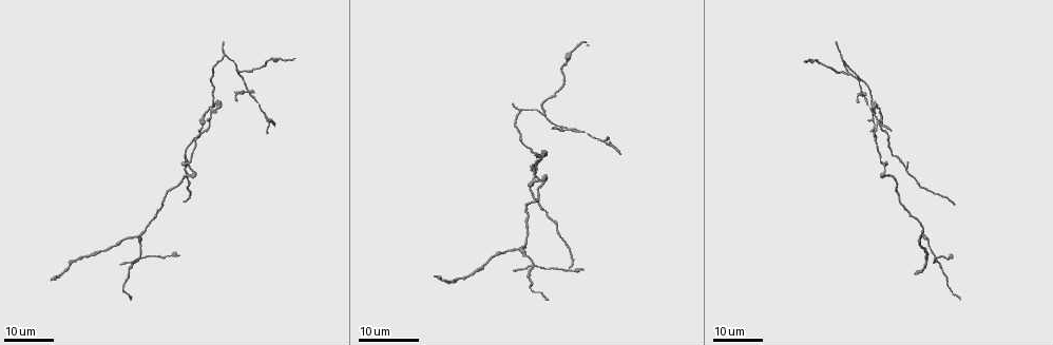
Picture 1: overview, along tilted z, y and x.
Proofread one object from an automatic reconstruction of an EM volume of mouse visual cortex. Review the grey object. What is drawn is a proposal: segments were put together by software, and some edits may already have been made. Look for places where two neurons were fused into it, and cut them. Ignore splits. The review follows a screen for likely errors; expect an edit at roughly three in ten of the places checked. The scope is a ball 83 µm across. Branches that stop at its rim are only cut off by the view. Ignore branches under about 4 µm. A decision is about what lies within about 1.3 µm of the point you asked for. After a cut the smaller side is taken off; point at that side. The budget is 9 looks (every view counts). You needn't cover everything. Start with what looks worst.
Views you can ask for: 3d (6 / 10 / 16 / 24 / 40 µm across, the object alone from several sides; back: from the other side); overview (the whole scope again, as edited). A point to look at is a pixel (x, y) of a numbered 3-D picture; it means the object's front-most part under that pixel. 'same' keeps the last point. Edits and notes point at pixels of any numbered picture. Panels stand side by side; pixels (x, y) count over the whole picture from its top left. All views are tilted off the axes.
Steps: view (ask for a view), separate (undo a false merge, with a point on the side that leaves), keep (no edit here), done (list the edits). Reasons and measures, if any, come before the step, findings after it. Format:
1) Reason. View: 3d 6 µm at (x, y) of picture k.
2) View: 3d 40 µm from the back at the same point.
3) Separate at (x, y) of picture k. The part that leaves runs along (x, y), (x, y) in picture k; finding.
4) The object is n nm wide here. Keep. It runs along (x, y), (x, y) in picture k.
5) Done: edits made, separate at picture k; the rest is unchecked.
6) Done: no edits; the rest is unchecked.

Four or more arms meet. View: 3d 24 µm at (568, 128) of picture 1.

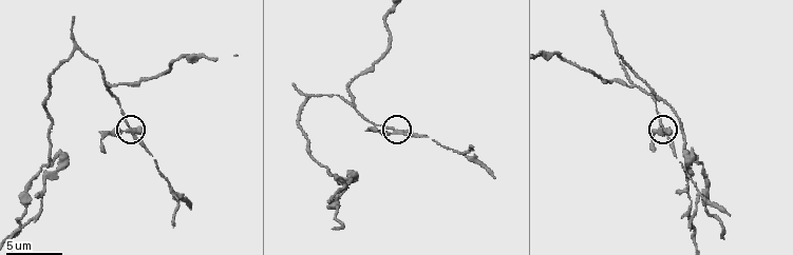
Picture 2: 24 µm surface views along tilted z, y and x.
View: 3d 6 µm at (395, 133) of picture 2.

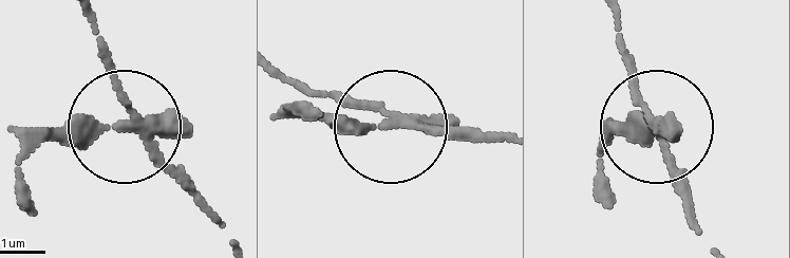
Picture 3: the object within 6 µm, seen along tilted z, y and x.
Other side. View: 3d 6 µm from the back at (397, 120) of picture 3.

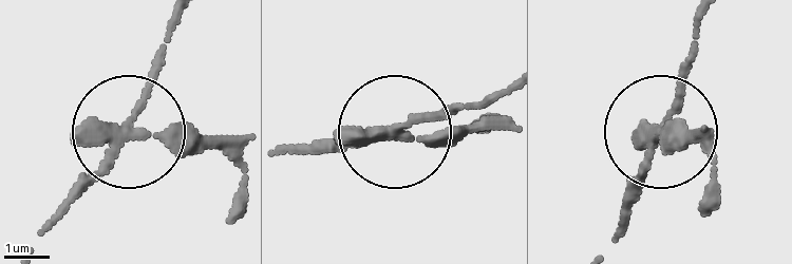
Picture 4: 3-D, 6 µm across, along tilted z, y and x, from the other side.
Separate at (181, 124) of picture 4. The part that leaves runs along (117, 131), (209, 140), (234, 168), (231, 221) in picture 4; two neurons meet here.

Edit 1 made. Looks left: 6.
A fork. View: 3d 24 µm at (935, 256) of picture 1.

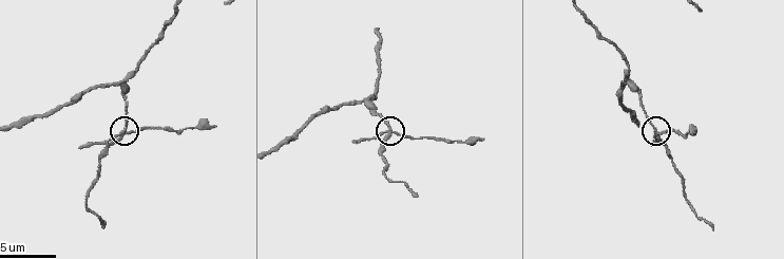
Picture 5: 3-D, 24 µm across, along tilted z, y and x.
Closer look. View: 3d 10 µm at (123, 134) of picture 5.

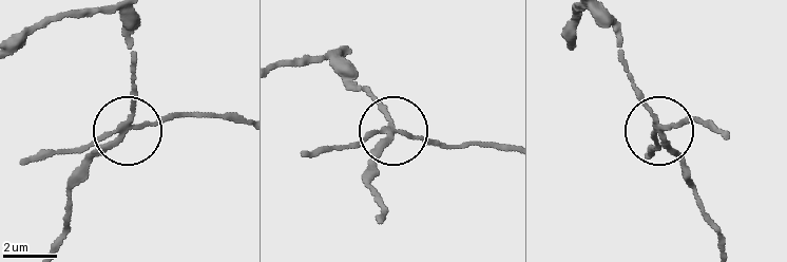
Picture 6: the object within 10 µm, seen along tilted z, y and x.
The object is 160 nm wide here. Separate at (159, 124) of picture 6. The part that leaves runs along (127, 130), (179, 114), (237, 114) in picture 6; a second neuron is stuck on.

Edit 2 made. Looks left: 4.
View: 3d 10 µm at (353, 98) of picture 2.

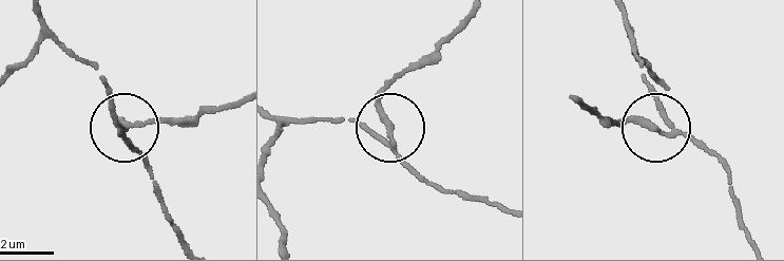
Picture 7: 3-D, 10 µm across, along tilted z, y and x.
Other side. View: 3d 10 µm from the back at (121, 132) of picture 7.

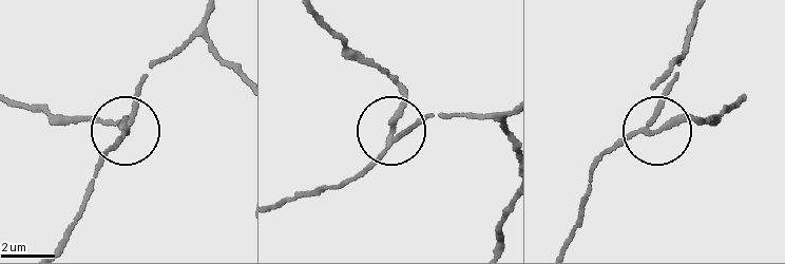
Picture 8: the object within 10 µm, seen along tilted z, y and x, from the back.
The side arm is 18 µm long. Separate at (401, 104) of picture 8. Two neurons meet here.

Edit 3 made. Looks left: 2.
Thin arm on a thick one. View: 3d 10 µm at (629, 82) of picture 5.

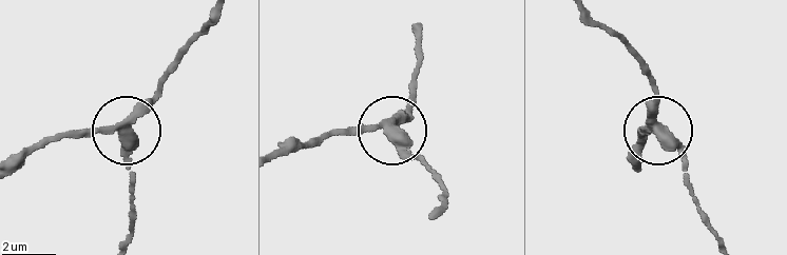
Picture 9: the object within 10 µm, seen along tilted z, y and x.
From behind. View: 3d 10 µm from the back at (660, 132) of picture 9.

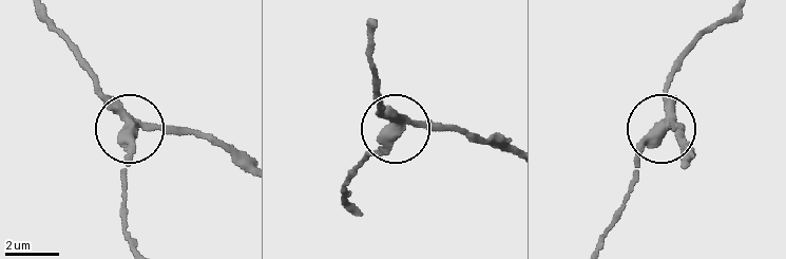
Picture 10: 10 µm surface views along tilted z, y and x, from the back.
The object is 340 nm wide here. Separate at (156, 127) of picture 10. The part that leaves runs along (395, 116), (438, 131), (507, 141) in picture 10; a second neuron is stuck on.

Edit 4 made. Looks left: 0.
Done: edits made, separate at picture 4, separate at picture 6, separate at picture 8, separate at picture 10; the rest is unchecked.

